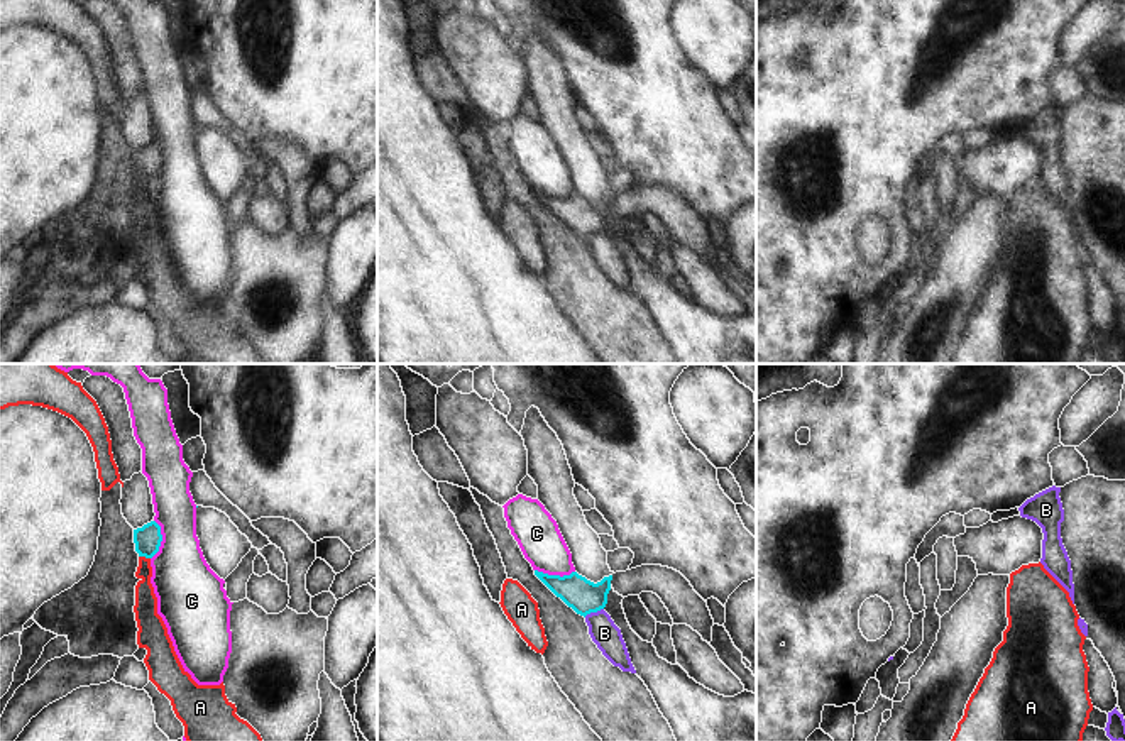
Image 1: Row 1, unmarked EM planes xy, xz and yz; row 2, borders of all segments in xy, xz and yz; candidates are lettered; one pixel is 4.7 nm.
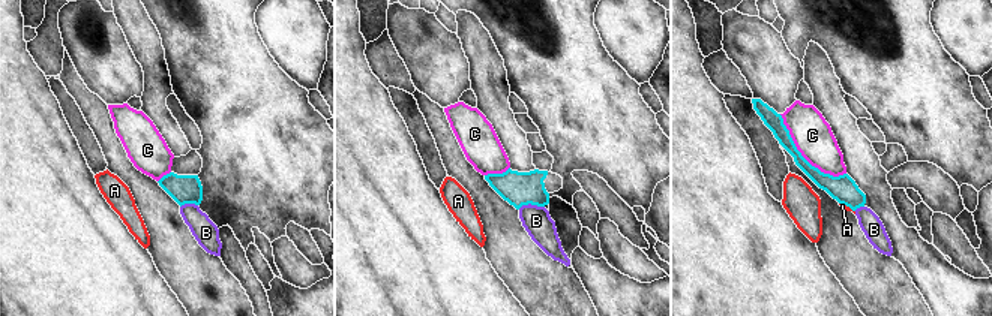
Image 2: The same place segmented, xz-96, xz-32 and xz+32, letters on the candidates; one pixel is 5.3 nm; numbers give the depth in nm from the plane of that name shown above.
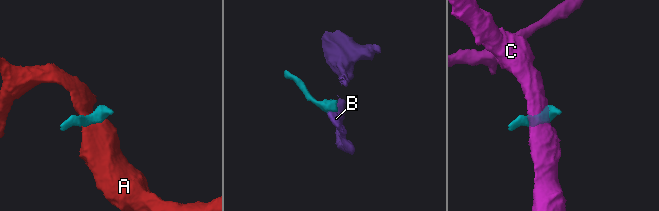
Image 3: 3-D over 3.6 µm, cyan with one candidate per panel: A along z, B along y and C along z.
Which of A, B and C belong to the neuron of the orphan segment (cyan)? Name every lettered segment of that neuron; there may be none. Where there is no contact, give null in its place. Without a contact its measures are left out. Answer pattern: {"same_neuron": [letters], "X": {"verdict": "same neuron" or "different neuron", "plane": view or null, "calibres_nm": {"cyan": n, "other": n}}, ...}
{"same_neuron": [], "A": {"verdict": "different neuron", "plane": "xy", "calibres_nm": {"cyan": 130, "other": 110}}, "B": {"verdict": "different neuron", "plane": "xz", "calibres_nm": {"cyan": 160, "other": 140}}, "C": {"verdict": "different neuron", "plane": "xz", "calibres_nm": {"cyan": 160, "other": 200}}}

